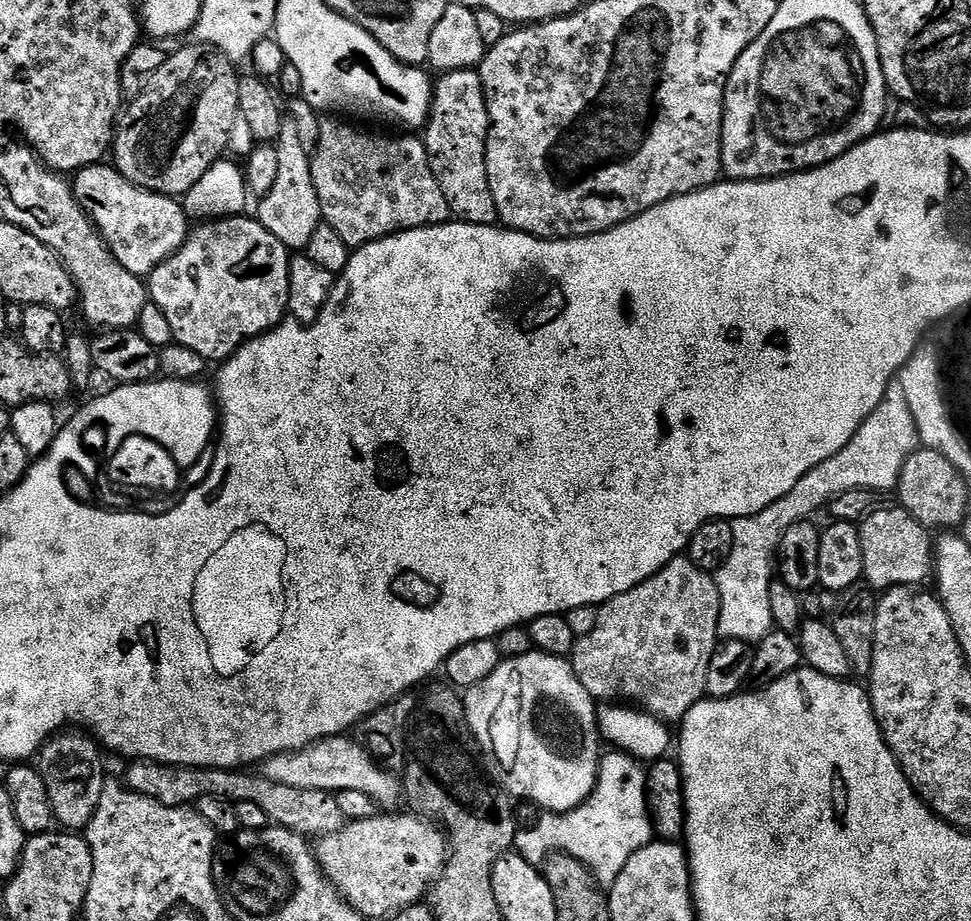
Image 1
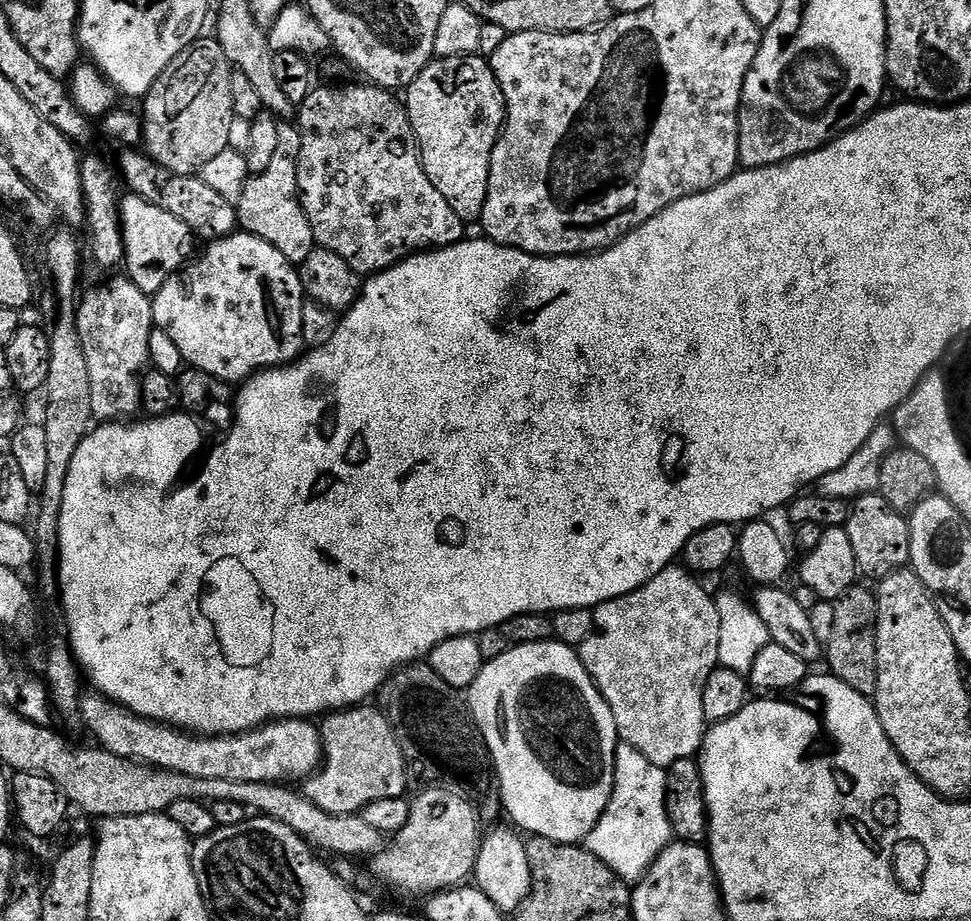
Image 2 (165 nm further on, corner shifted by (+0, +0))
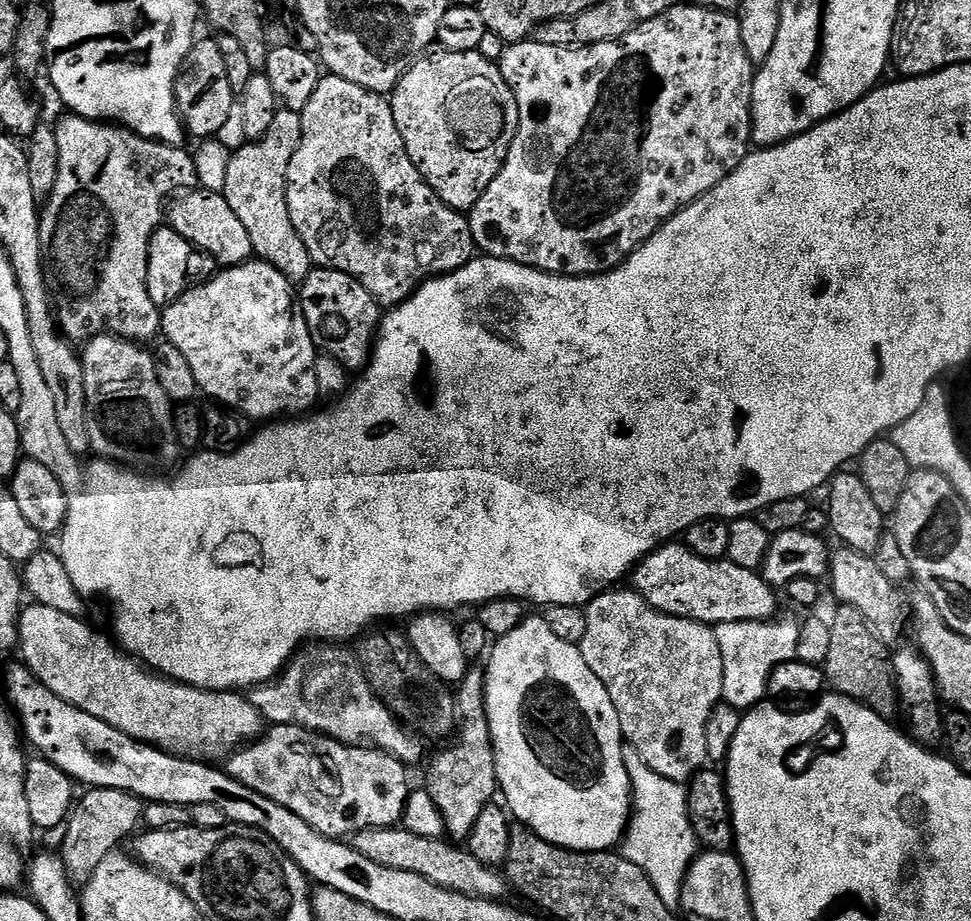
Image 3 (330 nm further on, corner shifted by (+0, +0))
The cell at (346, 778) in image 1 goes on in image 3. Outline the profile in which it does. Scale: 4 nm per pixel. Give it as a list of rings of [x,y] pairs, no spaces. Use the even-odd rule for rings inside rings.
[[[35,602],[29,605],[29,608],[27,605],[20,613],[19,659],[36,675],[41,685],[58,694],[62,702],[70,702],[70,706],[78,706],[78,710],[94,714],[94,718],[102,718],[106,726],[114,726],[122,734],[134,738],[140,744],[161,748],[171,756],[201,762],[227,761],[233,752],[254,740],[259,740],[265,731],[264,715],[239,691],[210,692],[192,688],[188,684],[179,684],[176,680],[170,680],[149,670],[125,654],[109,637],[108,641],[102,633],[95,632],[87,624],[87,619],[61,614],[50,606],[42,606]]]

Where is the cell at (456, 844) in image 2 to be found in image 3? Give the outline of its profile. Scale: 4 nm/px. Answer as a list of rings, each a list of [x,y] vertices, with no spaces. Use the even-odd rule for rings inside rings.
[[[469,667],[468,673],[455,685],[454,710],[456,711],[456,745],[440,752],[428,768],[426,791],[444,819],[445,833],[453,841],[467,841],[478,822],[478,814],[493,803],[497,795],[496,755],[490,734],[490,722],[486,714],[486,675],[483,667]]]

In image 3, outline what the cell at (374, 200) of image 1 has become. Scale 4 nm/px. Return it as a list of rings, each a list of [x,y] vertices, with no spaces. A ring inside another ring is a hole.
[[[331,74],[321,75],[318,82],[318,90],[306,102],[302,118],[302,138],[298,142],[298,150],[294,150],[294,158],[290,158],[290,170],[288,171],[288,189],[286,190],[286,202],[290,206],[290,222],[294,222],[294,230],[302,242],[306,242],[306,250],[310,254],[313,265],[318,268],[333,268],[342,274],[350,274],[366,290],[376,303],[385,309],[391,310],[404,300],[409,300],[420,289],[421,284],[431,280],[433,276],[443,276],[449,272],[456,272],[462,266],[466,266],[477,255],[478,249],[474,242],[474,234],[470,230],[468,216],[463,212],[456,212],[418,174],[414,162],[410,162],[410,154],[406,154],[406,146],[402,142],[402,134],[394,122],[392,105],[379,92],[371,92],[354,82],[346,82],[346,78],[338,78]]]

